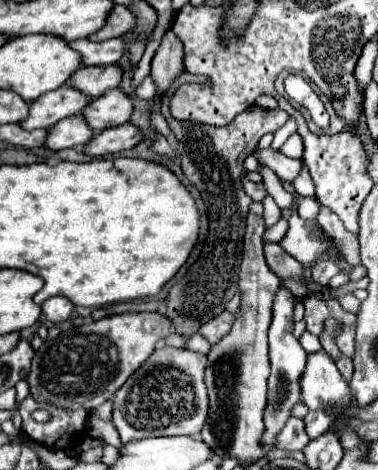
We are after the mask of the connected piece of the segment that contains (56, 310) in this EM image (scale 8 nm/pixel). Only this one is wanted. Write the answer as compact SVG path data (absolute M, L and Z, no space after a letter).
M53 296L49 300L43 302L43 316L53 322L53 324L63 324L71 318L71 312L73 312L73 304L67 300L67 298L61 298L61 296Z

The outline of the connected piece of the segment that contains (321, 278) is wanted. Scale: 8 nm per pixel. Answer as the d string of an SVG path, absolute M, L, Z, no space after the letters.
M293 206L289 210L289 230L279 246L301 264L309 266L315 282L328 286L329 280L341 272L337 260L343 258L343 254L339 252L335 240L327 236L315 220L303 220Z

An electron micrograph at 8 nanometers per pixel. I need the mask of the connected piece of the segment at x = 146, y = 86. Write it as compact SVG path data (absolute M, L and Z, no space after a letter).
M145 78L143 84L137 88L135 94L137 94L141 100L153 100L153 96L155 96L155 84L153 84L153 80L151 80L151 78Z

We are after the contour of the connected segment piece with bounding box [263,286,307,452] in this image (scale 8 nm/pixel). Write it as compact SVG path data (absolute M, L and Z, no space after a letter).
M279 286L273 298L273 320L269 326L269 360L271 360L271 376L269 376L269 398L265 408L265 434L263 434L263 446L267 448L267 452L275 448L273 446L275 438L279 430L285 426L291 406L299 402L297 378L301 378L307 362L307 352L293 336L293 294L285 286Z

